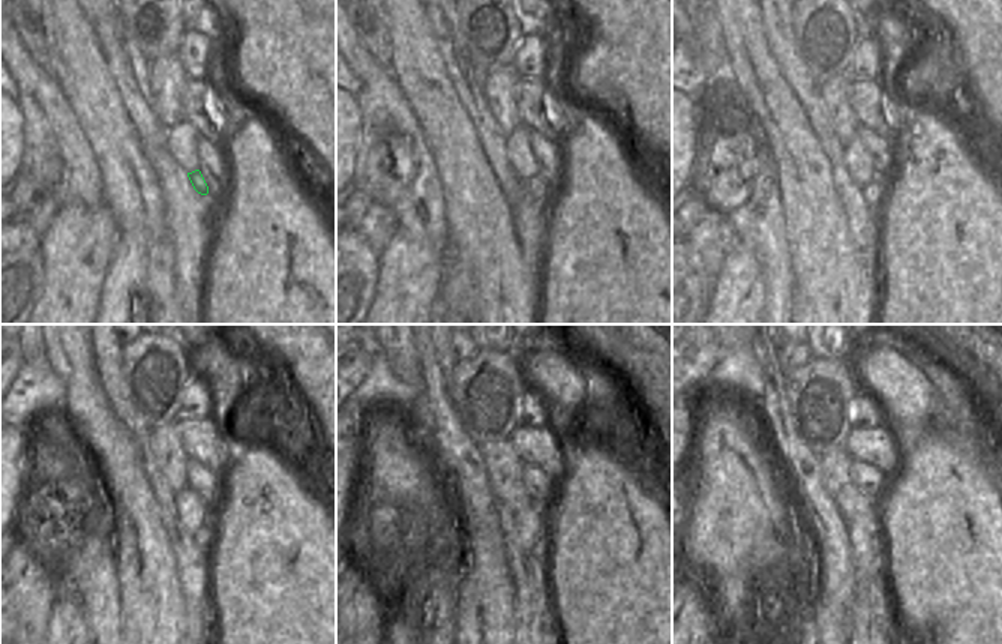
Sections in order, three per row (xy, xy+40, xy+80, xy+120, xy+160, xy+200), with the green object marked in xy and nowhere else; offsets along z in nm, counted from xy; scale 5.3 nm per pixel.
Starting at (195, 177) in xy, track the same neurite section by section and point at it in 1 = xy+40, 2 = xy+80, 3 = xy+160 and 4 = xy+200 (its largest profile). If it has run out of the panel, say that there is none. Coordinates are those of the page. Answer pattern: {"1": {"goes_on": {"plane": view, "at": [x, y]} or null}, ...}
{"1": {"goes_on": {"plane": "xy+40", "at": [537, 188]}}, "2": {"goes_on": {"plane": "xy+80", "at": [873, 192]}}, "3": {"goes_on": {"plane": "xy+160", "at": [539, 547]}}, "4": {"goes_on": {"plane": "xy+200", "at": [879, 553]}}}

